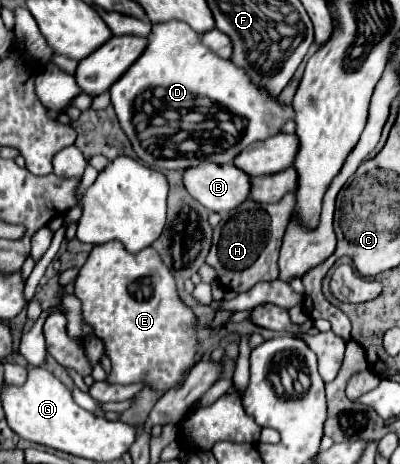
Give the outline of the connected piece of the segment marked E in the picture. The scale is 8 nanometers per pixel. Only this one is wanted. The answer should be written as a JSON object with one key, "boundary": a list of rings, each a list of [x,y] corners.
{"boundary":[[[119,240],[107,242],[103,246],[93,246],[87,262],[81,266],[75,278],[75,296],[81,300],[85,322],[95,328],[97,338],[101,338],[105,344],[107,356],[113,366],[111,374],[107,376],[111,384],[133,384],[147,380],[147,386],[151,388],[169,390],[177,388],[179,382],[183,382],[195,362],[195,314],[179,300],[175,278],[171,276],[171,272],[167,272],[167,268],[163,268],[159,254],[151,246],[137,254],[127,252]]]}

